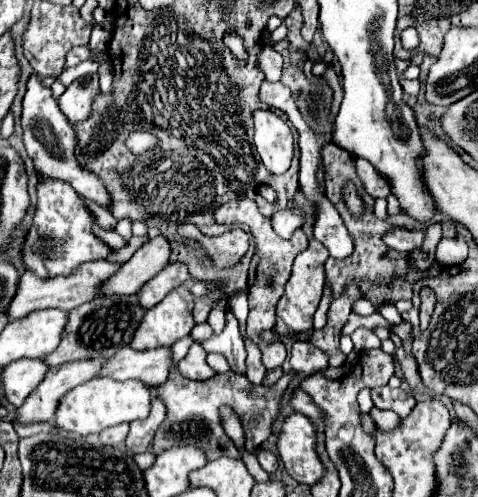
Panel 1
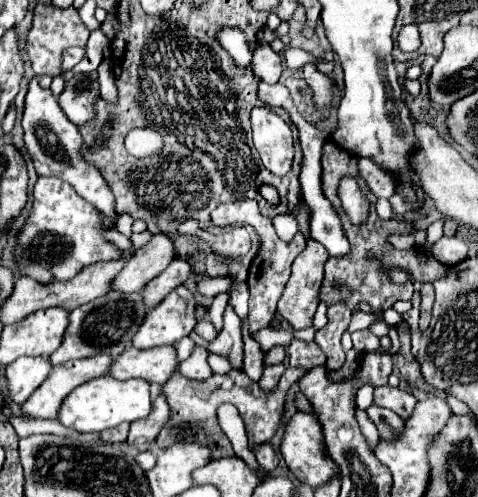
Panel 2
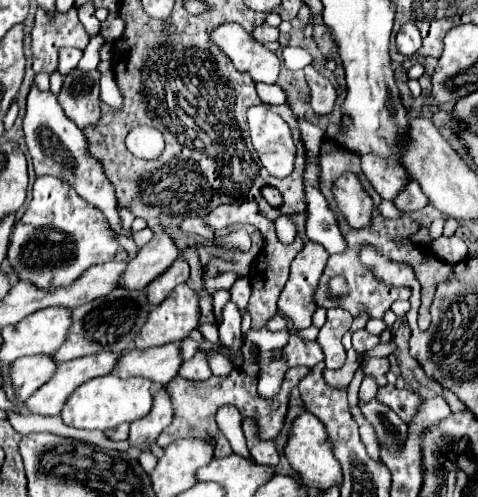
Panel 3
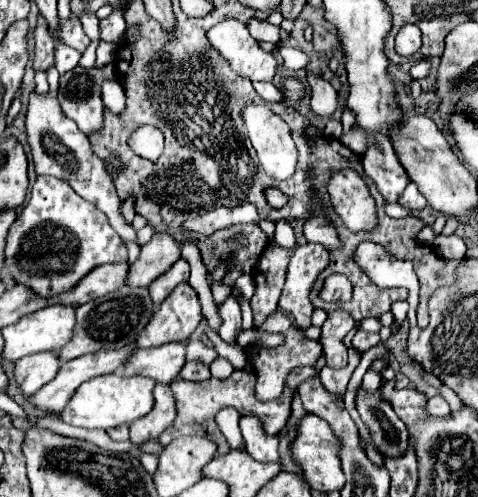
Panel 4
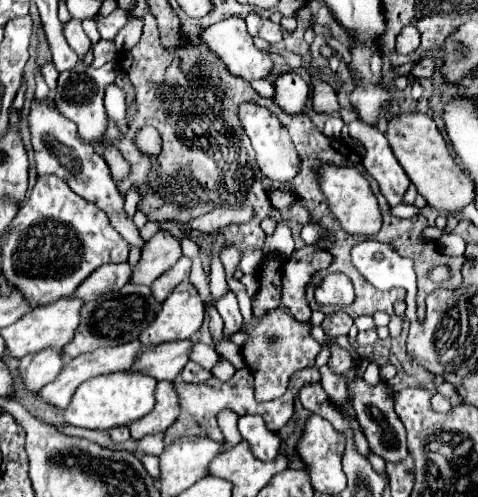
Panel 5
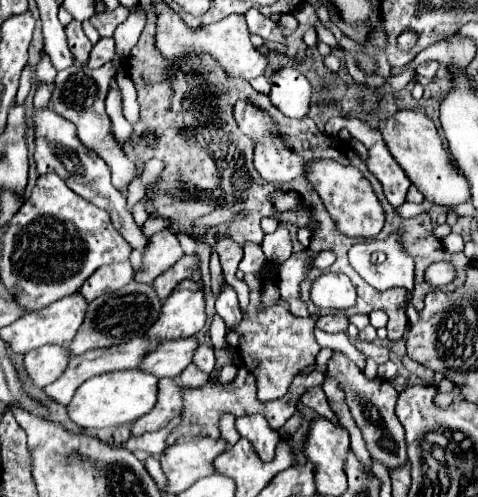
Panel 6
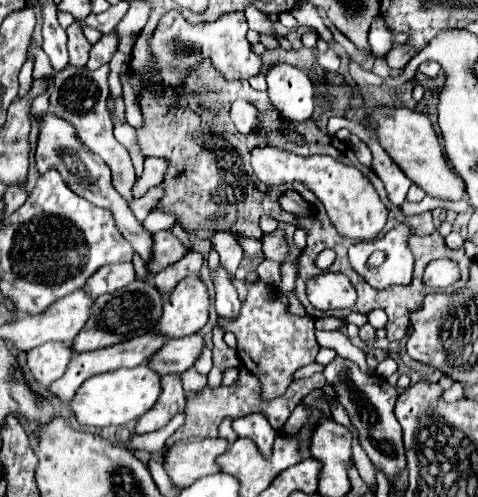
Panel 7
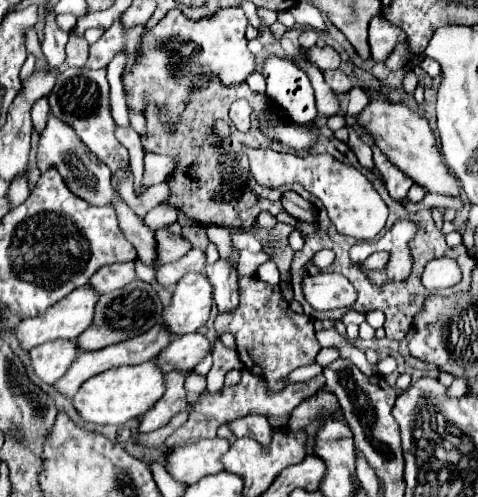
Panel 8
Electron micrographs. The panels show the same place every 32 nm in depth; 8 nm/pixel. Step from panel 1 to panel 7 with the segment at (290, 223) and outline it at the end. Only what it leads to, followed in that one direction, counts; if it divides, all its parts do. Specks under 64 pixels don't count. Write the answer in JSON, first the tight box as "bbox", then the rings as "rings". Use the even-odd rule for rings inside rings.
{"bbox":[264,230,286,264],"rings":[[[278,230],[278,232],[274,232],[274,234],[268,234],[268,236],[264,236],[264,254],[266,254],[266,260],[270,260],[270,262],[276,262],[276,264],[280,264],[280,258],[286,254],[286,250],[284,250],[284,238],[282,238],[282,232]]]}

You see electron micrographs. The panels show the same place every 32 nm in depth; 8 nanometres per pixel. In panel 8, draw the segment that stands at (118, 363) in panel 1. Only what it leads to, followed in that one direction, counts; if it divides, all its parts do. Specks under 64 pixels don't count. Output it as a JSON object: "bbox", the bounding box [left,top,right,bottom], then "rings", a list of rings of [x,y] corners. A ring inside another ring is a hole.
{"bbox":[156,332,212,372],"rings":[[[194,332],[192,336],[176,336],[176,340],[172,340],[166,350],[162,350],[156,362],[160,364],[162,372],[194,370],[194,366],[200,364],[208,352],[212,352],[208,338],[200,332]]]}

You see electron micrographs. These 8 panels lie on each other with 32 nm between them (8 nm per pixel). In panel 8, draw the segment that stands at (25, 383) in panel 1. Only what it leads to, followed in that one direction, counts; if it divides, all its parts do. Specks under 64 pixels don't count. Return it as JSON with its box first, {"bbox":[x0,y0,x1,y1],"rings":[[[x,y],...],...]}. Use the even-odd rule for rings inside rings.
{"bbox":[32,340,78,384],"rings":[[[52,340],[42,346],[32,348],[32,366],[36,374],[46,384],[54,384],[64,376],[64,372],[70,368],[72,360],[78,356],[76,340]]]}

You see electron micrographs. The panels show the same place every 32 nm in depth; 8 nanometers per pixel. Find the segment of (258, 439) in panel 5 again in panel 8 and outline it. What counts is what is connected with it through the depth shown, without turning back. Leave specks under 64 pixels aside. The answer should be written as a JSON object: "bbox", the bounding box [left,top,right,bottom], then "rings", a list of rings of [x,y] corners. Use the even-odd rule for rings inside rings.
{"bbox":[228,414,272,446],"rings":[[[252,414],[252,416],[236,418],[236,420],[232,420],[228,426],[230,426],[230,430],[234,432],[236,438],[248,436],[248,438],[258,440],[258,442],[264,444],[264,446],[270,444],[270,438],[272,438],[272,426],[268,424],[268,420],[266,420],[264,416]]]}

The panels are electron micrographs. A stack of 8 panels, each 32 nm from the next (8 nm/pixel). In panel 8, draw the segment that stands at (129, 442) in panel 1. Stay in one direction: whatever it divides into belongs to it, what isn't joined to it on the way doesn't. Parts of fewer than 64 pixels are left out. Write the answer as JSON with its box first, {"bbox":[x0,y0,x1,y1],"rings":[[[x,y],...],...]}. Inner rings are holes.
{"bbox":[140,372,188,432],"rings":[[[168,372],[166,374],[166,392],[158,400],[158,404],[154,408],[150,408],[142,416],[142,420],[140,420],[140,432],[158,430],[158,428],[166,426],[178,412],[182,412],[182,410],[188,408],[186,390],[184,390],[186,374],[188,372]]]}

